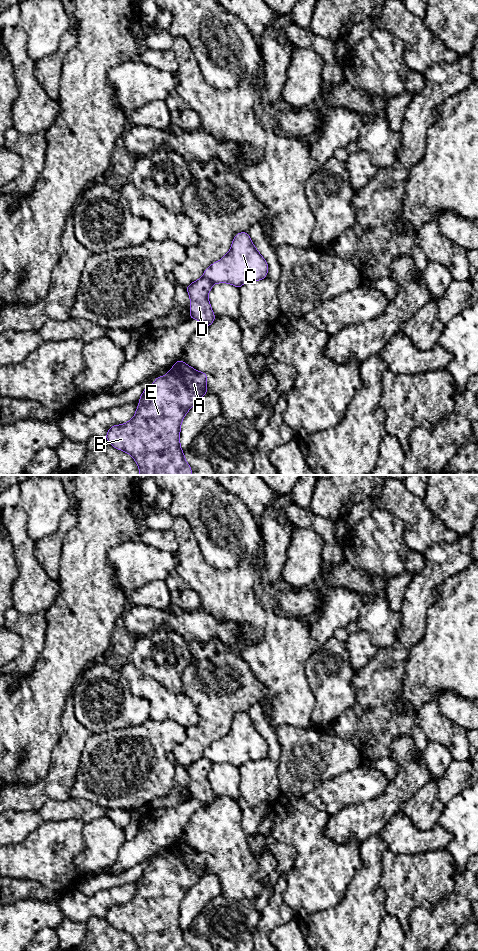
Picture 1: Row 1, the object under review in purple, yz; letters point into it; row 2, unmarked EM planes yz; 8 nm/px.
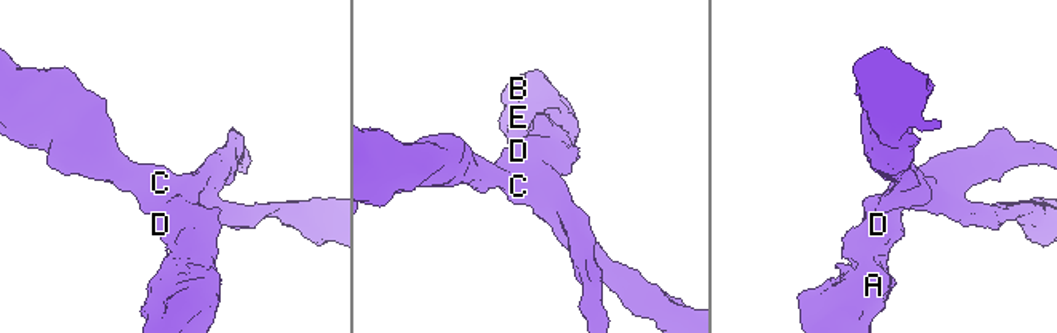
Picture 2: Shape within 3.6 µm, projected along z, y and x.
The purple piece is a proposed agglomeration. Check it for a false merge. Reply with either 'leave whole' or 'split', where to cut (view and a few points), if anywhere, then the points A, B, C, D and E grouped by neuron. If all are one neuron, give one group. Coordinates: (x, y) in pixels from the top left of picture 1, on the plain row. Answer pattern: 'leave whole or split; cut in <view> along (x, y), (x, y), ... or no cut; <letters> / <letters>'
split; cut in yz along (203, 756), (213, 763); A B D E / C

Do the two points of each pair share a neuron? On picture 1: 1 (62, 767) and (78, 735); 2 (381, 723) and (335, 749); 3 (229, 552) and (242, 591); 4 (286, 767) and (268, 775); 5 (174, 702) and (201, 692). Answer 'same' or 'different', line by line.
1: same
2: different
3: different
4: different
5: different

